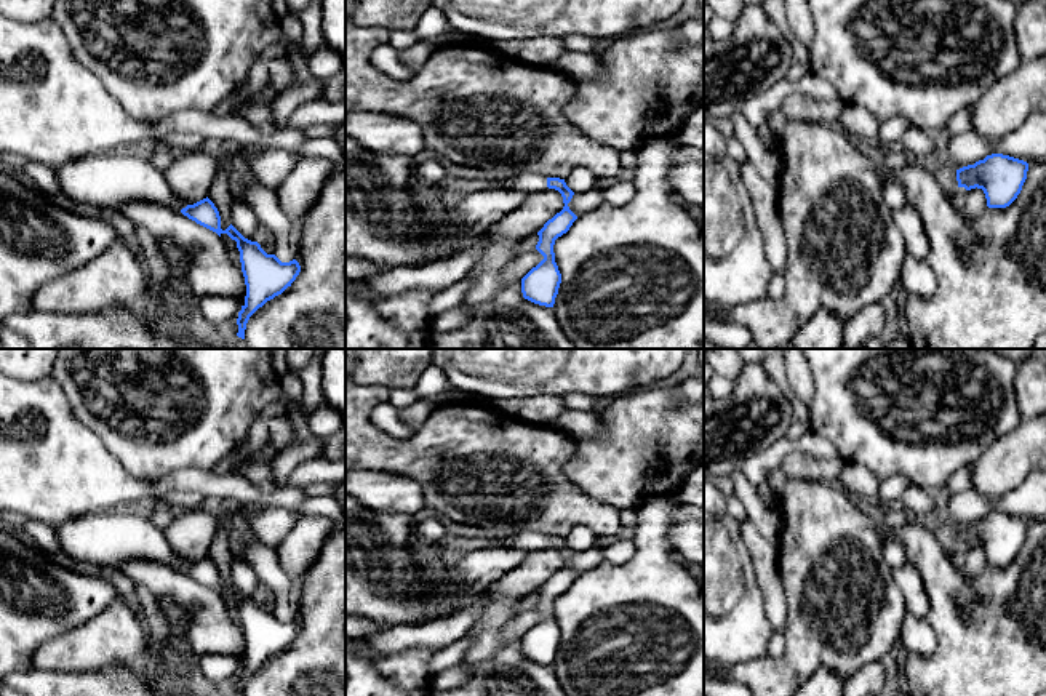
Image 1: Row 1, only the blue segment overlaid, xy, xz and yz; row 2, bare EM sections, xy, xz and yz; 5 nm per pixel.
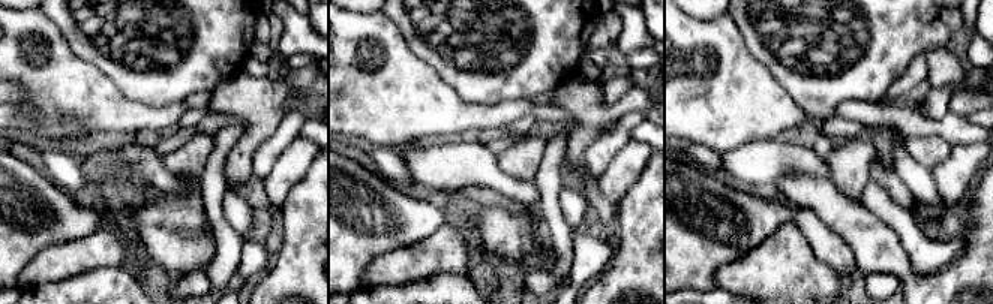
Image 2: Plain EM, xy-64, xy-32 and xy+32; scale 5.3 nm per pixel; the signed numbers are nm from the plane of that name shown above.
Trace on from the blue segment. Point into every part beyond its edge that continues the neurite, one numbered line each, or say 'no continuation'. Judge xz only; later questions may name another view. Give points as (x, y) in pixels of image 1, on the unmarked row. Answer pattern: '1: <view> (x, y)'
1: xz (526, 541)

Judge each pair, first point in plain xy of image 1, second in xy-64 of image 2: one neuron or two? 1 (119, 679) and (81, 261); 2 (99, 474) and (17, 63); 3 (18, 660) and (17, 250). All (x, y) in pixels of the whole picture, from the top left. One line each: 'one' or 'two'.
1: two
2: one
3: one

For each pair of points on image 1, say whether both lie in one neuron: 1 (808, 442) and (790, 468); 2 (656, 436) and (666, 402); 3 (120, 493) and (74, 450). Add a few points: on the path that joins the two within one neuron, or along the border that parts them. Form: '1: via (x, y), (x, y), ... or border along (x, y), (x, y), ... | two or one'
1: border along (837, 458), (816, 458), (790, 452), (778, 468) | two
2: via (656, 428), (656, 418), (661, 410) | one
3: via (109, 485), (85, 461) | one

